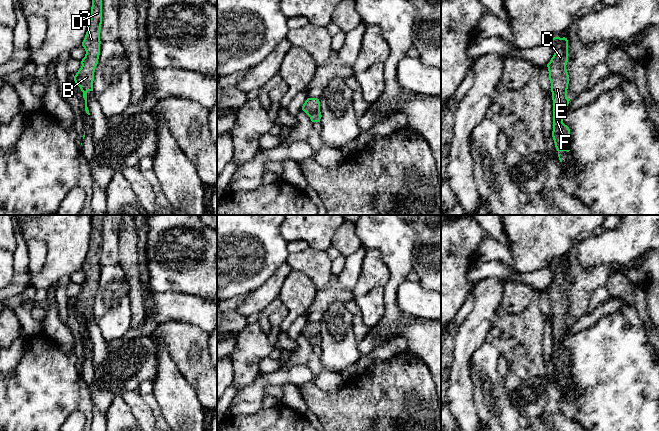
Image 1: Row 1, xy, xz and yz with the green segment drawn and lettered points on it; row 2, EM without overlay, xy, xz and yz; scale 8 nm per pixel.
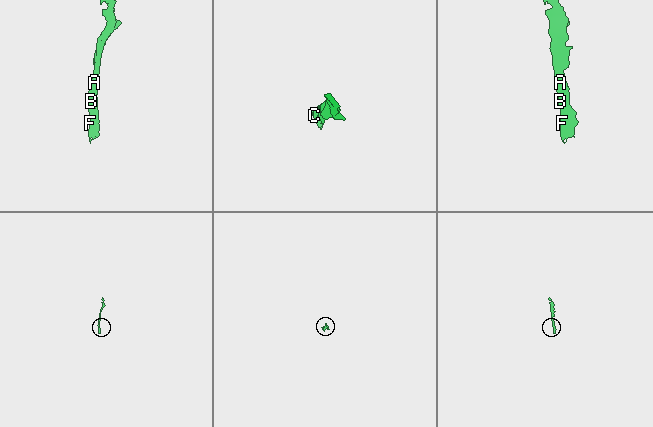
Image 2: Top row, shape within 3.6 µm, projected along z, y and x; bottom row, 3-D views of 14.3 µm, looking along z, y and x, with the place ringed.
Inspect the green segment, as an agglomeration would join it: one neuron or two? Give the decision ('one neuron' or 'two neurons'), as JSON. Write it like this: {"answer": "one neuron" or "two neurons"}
{"answer": "one neuron"}

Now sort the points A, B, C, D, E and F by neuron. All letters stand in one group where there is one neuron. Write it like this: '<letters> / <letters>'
A B C D E F

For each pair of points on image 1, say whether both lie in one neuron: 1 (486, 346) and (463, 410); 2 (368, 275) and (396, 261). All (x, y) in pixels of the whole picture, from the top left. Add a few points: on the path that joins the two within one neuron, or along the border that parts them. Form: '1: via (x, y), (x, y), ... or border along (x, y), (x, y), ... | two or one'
1: border along (470, 360), (473, 400), (476, 406) | two
2: border along (371, 248), (378, 251), (389, 272), (384, 286) | two

